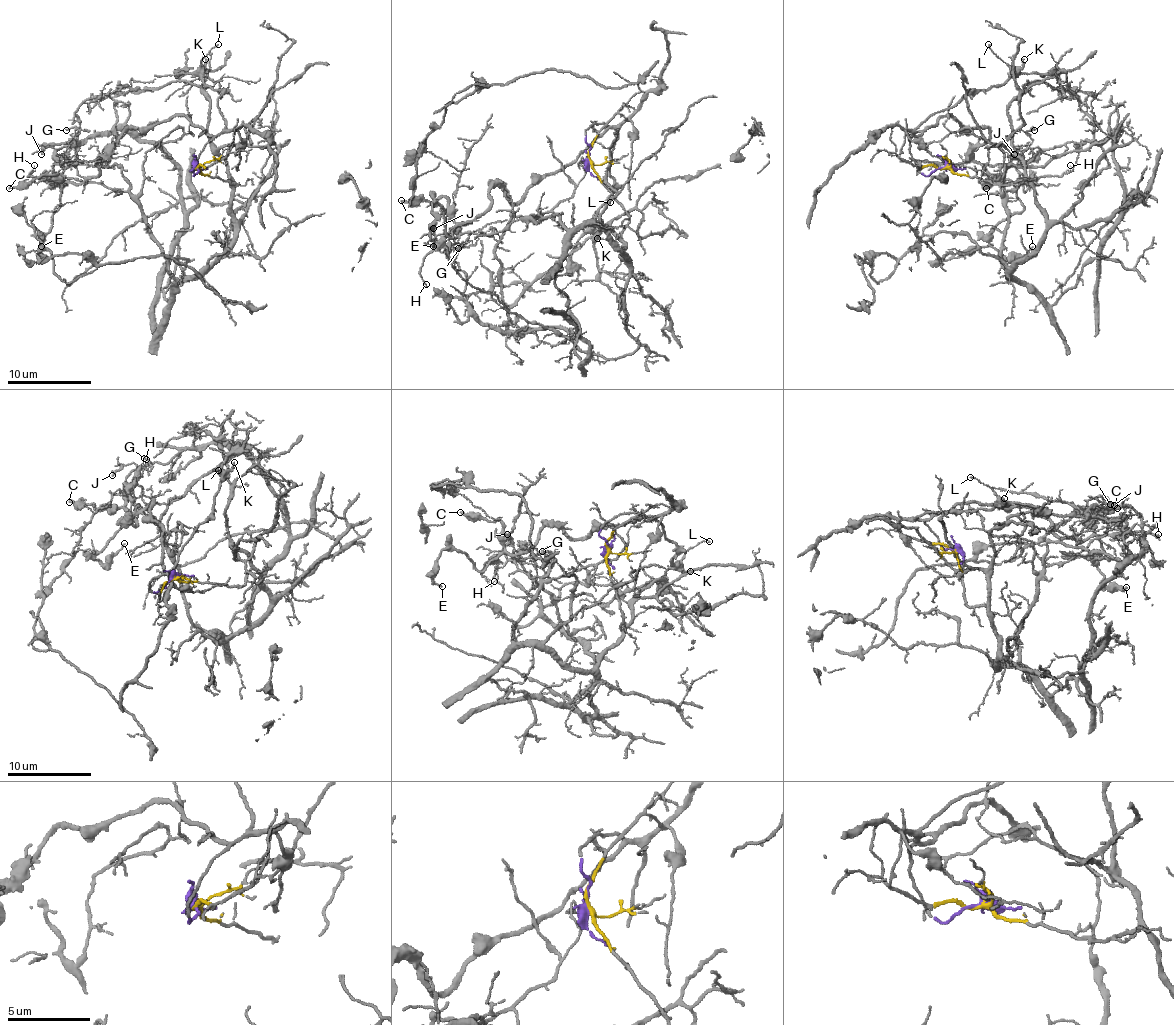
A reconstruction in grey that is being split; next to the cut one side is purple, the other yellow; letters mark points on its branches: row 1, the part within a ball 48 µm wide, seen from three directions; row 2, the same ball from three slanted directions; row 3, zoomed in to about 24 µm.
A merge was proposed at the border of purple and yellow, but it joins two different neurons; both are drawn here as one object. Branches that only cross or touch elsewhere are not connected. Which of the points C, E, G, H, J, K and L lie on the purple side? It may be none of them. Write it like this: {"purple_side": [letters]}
{"purple_side": ["C", "E", "G", "H", "J", "K", "L"]}

